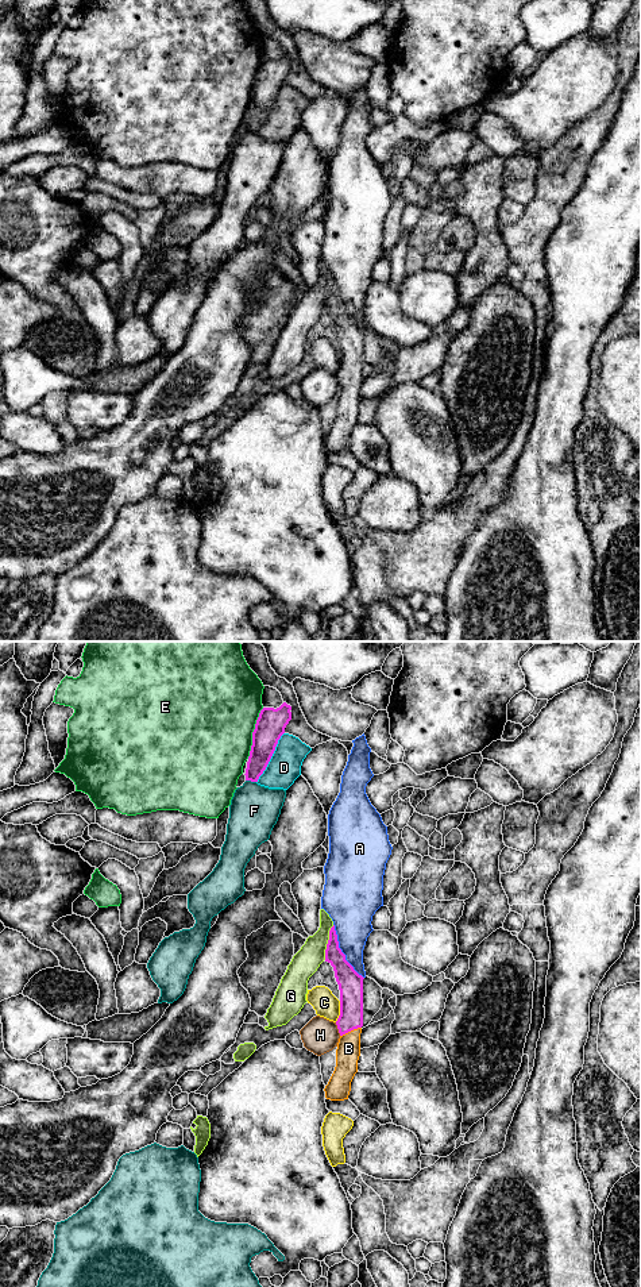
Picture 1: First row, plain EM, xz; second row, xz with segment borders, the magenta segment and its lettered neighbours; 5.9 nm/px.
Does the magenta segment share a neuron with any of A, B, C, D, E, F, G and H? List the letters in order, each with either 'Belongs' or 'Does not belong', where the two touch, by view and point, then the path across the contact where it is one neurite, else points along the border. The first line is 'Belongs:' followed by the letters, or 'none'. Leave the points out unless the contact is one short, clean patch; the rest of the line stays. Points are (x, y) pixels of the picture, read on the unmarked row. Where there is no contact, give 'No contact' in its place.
Belongs: B
A: Does not belong. Touches magenta at xz (340, 303)
B: Belongs. Touches magenta at xz (350, 382). Path across: xz (351, 340), (350, 382), (348, 400)
C: Does not belong. Touches magenta at xz (340, 363)
D: Does not belong. Touches magenta at xz (270, 110)
E: Does not belong. Touches magenta at xz (253, 85)
F: Does not belong. Touches magenta at xz (251, 133). Boundary: xz (246, 131), (255, 134)
G: Does not belong. Touches magenta at xz (328, 295). Boundary: xz (333, 277), (328, 285), (324, 311)
H: Does not belong. Touches magenta at xz (338, 380)

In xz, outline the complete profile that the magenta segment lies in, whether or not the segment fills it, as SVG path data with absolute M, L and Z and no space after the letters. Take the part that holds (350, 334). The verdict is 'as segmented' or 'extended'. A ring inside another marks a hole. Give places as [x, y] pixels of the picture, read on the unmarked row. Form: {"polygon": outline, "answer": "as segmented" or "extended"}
{"polygon": "M335 277L329 282L325 313L333 319L340 342L340 367L336 373L340 390L336 401L336 419L324 443L327 451L344 452L348 451L360 408L364 330L345 312L345 307L339 300Z", "answer": "extended"}

